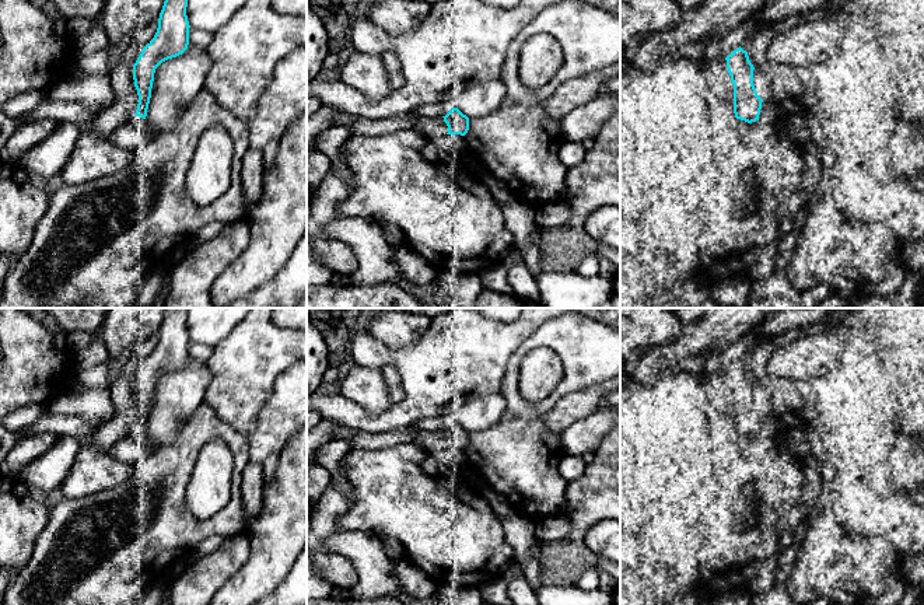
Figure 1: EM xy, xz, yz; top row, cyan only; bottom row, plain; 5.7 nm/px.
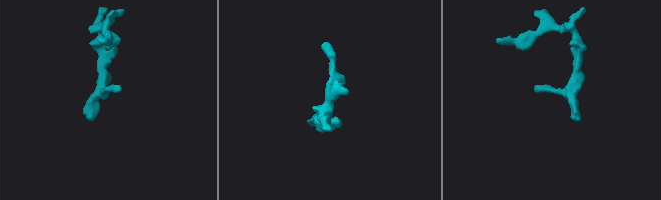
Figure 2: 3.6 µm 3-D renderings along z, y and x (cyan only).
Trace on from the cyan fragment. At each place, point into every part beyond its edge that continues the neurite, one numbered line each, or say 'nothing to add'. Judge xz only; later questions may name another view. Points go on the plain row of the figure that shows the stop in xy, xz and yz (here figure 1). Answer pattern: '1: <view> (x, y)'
1: xz (431, 441)

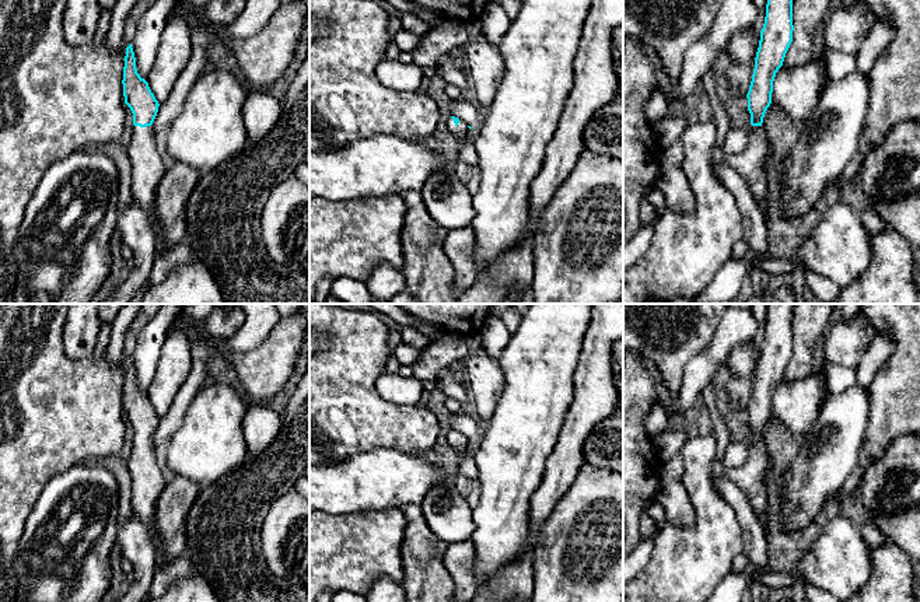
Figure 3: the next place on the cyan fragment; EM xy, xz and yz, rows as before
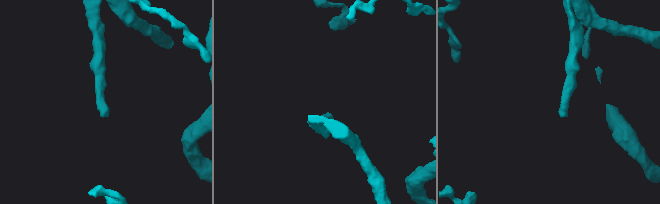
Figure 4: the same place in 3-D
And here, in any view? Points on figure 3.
1: xz (468, 468)

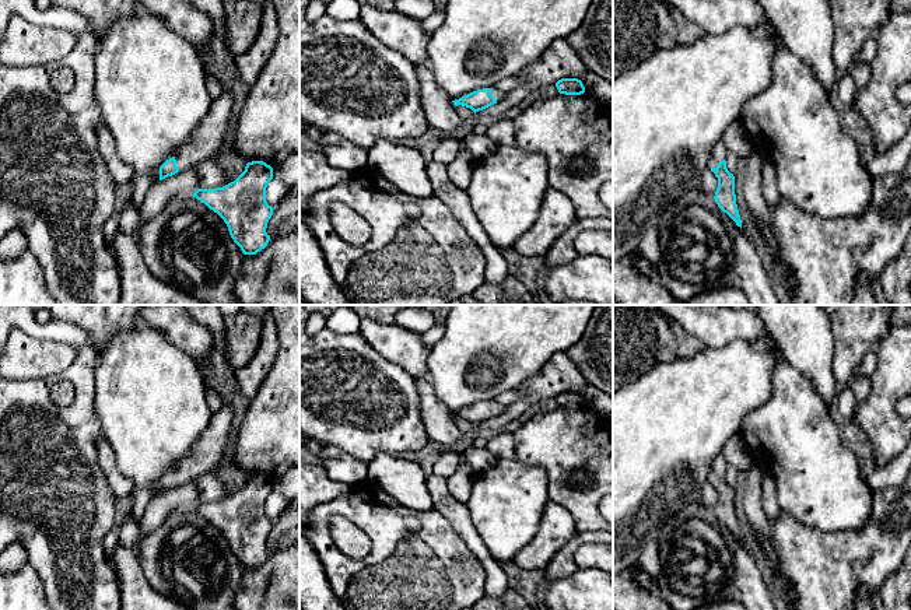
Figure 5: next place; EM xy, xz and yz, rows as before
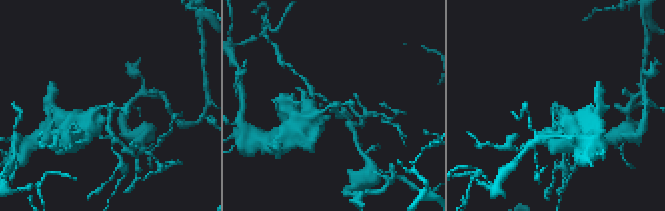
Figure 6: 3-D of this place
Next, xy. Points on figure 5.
1: xy (206, 454)

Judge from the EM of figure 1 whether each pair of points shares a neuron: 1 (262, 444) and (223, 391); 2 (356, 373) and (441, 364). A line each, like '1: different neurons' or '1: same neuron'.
1: different neurons
2: different neurons

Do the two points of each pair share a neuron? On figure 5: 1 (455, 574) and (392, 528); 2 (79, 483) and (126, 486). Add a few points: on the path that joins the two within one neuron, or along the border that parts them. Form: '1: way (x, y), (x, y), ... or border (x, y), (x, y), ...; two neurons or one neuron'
1: way (438, 554), (424, 540), (424, 528), (412, 526); one neuron
2: border (97, 454), (104, 477), (118, 497); two neurons

